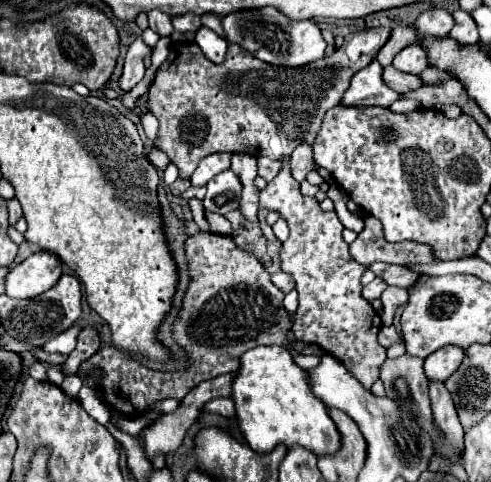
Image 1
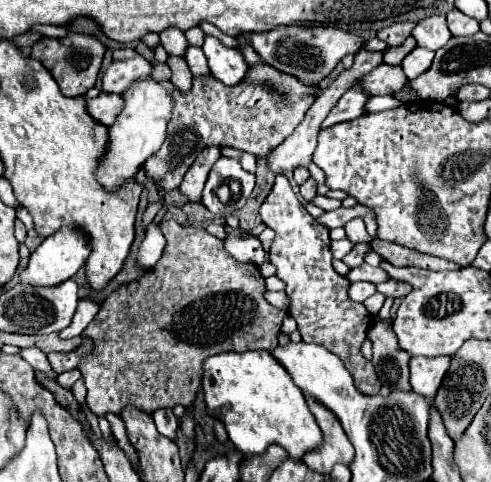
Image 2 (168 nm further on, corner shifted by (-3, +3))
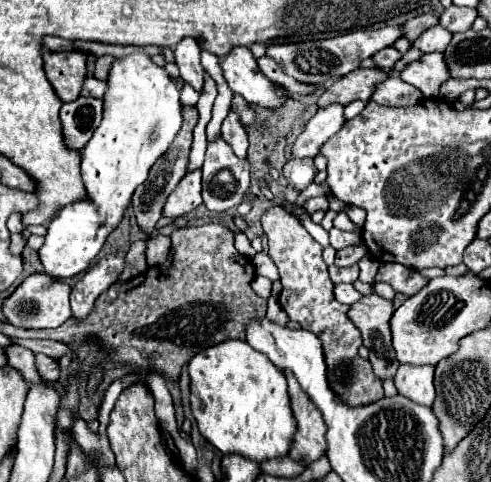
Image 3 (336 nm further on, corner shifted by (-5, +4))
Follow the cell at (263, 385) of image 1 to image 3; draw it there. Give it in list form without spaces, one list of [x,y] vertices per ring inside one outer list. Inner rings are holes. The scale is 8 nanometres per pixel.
[[[230,339],[188,361],[190,409],[200,435],[220,453],[238,453],[262,463],[284,457],[292,445],[296,421],[290,411],[286,377],[246,341]]]

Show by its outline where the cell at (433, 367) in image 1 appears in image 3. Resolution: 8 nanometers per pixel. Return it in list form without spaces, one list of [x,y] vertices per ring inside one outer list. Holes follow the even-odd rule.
[[[400,365],[394,377],[394,385],[398,393],[418,405],[432,407],[436,391],[434,391],[434,365]]]

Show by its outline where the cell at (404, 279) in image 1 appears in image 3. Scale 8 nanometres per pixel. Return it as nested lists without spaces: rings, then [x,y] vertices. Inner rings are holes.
[[[330,265],[328,273],[330,273],[332,283],[352,283],[358,279],[358,265],[350,265],[350,267]]]

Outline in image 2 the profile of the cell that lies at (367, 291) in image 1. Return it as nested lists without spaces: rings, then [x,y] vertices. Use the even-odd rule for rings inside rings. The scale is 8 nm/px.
[[[354,282],[350,286],[350,298],[356,302],[364,302],[374,292],[376,292],[376,284],[370,284],[370,282]]]

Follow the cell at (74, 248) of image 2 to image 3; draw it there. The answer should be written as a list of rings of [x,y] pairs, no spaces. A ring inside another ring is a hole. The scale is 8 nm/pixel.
[[[146,53],[114,59],[102,97],[102,123],[82,149],[82,181],[86,195],[74,201],[50,221],[40,261],[50,277],[74,277],[90,267],[106,237],[118,227],[132,193],[148,177],[150,167],[166,153],[182,125],[180,91],[164,67],[152,63]]]

